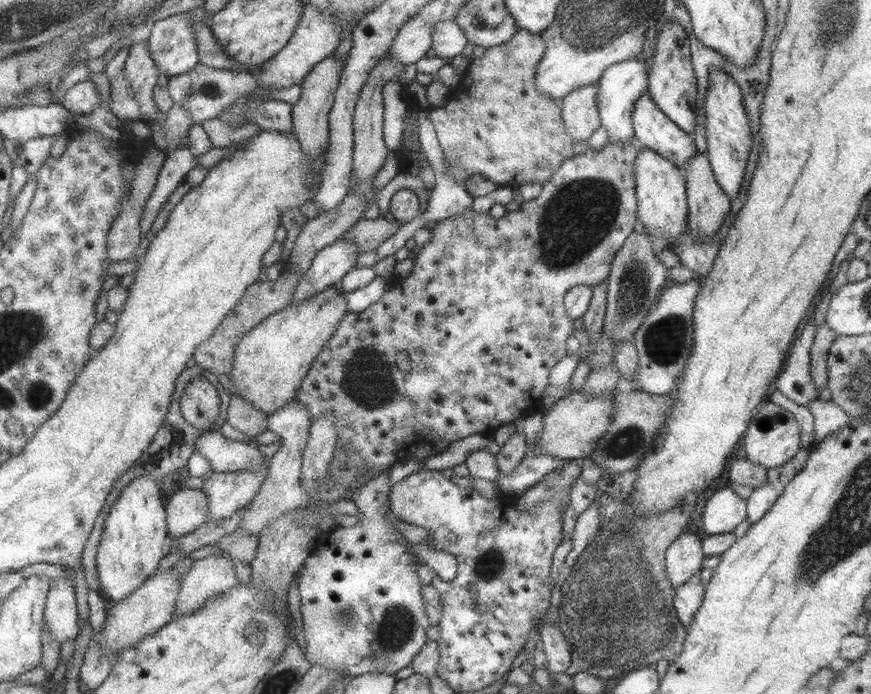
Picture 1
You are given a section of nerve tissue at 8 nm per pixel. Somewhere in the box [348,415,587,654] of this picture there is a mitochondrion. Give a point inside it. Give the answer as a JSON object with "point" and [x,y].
{"point":[489,564]}

